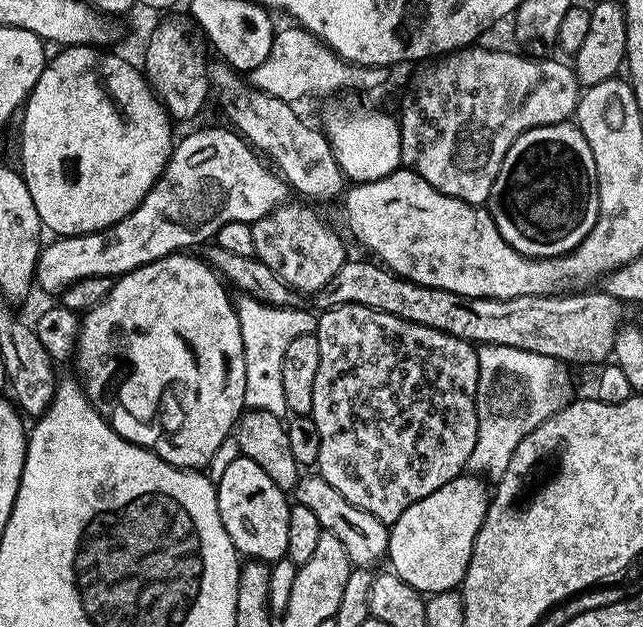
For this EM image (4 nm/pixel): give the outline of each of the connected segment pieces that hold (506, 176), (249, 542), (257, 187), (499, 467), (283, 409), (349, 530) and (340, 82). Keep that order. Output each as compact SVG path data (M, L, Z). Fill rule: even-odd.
M574 122L526 130L516 139L514 146L506 150L506 158L502 158L502 166L498 170L498 178L494 178L486 207L494 218L494 226L498 226L498 234L502 234L502 238L506 238L506 242L522 255L547 258L573 252L582 238L590 234L598 218L596 167L594 154L590 154L590 142L586 142L586 134L582 134Z
M239 455L215 485L218 514L237 553L248 560L275 562L285 559L288 554L286 526L290 526L290 500L286 492L276 486L273 479L266 474L266 470L262 470L258 462L250 462L250 458Z
M231 127L200 128L189 136L175 141L172 156L166 162L162 174L154 186L142 198L142 202L126 218L117 224L103 228L101 232L87 232L81 236L61 236L53 244L45 243L36 263L35 283L44 292L59 294L65 287L82 278L110 276L119 278L136 268L146 266L164 256L181 250L192 250L195 244L203 245L215 237L220 227L227 223L242 222L251 225L266 214L275 212L289 199L290 189L283 179L261 157L255 148Z
M481 344L477 347L479 366L479 385L476 387L475 410L478 414L478 435L475 448L467 460L467 471L491 481L500 480L510 464L514 450L526 434L530 434L548 417L552 417L558 409L570 402L568 396L568 376L561 361L549 355L534 354L530 351L518 350L514 347L498 346L497 344Z
M235 291L232 297L242 333L246 362L244 405L247 409L262 409L275 416L283 417L288 412L283 393L283 355L286 354L286 347L290 346L294 338L315 335L317 315L300 309L300 306L276 308L247 292Z
M319 474L301 475L294 489L294 500L295 503L309 508L317 516L324 530L334 534L334 538L342 542L342 547L346 549L353 566L371 569L372 564L378 563L380 559L383 561L387 557L389 525L374 518L374 514L346 502L346 498L342 498L342 494L338 494L338 490L334 490L334 486L330 486L330 482L323 480Z
M291 26L292 28L284 28L275 33L272 37L272 45L270 46L270 54L266 54L266 62L262 62L262 66L258 66L254 71L250 73L250 83L253 88L257 88L259 92L265 92L266 94L270 94L274 98L282 98L283 100L287 100L289 102L297 102L296 100L300 100L303 96L328 96L324 98L332 98L337 94L344 94L344 91L347 88L380 88L384 83L388 80L388 75L390 75L389 69L387 68L367 68L366 66L362 66L361 64L351 64L348 60L344 60L335 52L333 48L327 48L314 34L310 34L306 31L305 28L299 26Z

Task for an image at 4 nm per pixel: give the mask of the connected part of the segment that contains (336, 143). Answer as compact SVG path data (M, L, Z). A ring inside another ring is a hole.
M336 98L325 104L328 105L324 108L322 131L330 142L332 153L341 172L349 181L365 184L371 180L386 178L386 174L390 174L401 167L402 138L400 137L400 126L395 115L387 116L384 112L371 112L368 108L359 108L356 104L347 104L344 98Z

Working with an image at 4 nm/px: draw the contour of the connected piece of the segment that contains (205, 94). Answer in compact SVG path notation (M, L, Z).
M172 16L164 20L148 36L148 45L144 48L142 71L148 85L168 112L173 121L192 120L210 100L208 83L209 57L204 57L205 41L191 19L183 20Z

